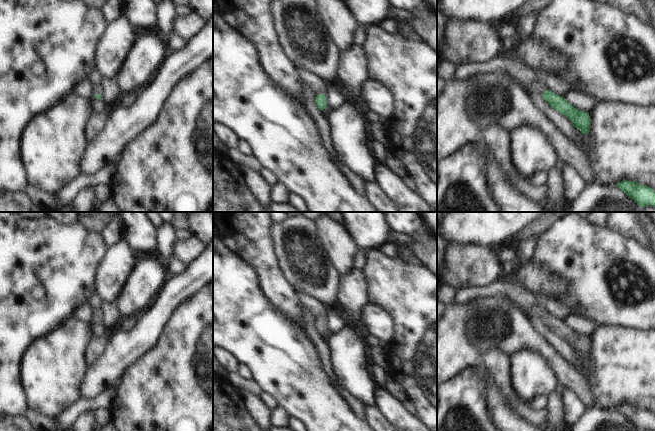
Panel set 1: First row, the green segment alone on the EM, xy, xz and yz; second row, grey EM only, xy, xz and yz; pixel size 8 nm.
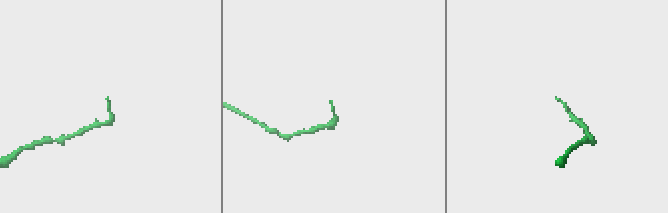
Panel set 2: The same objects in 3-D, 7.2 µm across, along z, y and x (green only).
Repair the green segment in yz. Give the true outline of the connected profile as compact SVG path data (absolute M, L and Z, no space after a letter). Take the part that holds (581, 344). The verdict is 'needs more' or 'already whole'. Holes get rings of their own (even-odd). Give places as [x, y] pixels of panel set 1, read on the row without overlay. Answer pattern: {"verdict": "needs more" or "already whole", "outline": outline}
{"verdict": "needs more", "outline": "M536 307L529 311L528 316L537 316L543 319L543 323L547 325L551 331L559 337L570 343L573 349L579 353L584 359L590 355L591 343L588 336L583 336L569 328L563 320L558 320L550 314L546 314L544 309Z"}

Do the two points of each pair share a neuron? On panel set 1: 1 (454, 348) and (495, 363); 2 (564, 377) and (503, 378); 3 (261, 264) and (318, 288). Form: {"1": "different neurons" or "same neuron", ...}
{"1": "different neurons", "2": "different neurons", "3": "different neurons"}

